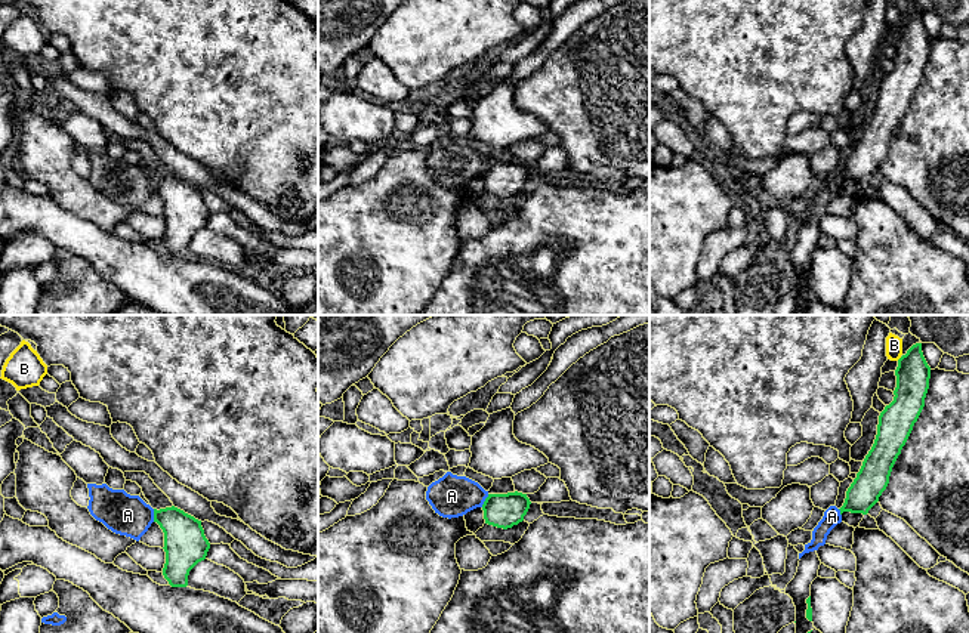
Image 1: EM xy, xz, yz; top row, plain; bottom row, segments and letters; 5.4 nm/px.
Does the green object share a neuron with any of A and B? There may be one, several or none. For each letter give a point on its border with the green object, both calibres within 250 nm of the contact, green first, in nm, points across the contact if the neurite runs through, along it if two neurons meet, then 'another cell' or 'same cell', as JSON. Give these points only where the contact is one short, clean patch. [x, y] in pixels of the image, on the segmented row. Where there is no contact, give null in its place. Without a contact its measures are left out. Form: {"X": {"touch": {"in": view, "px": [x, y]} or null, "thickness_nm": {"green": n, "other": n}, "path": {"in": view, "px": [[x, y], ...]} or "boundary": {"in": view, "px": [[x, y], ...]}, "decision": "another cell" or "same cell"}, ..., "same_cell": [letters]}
{"A": {"touch": {"in": "xy", "px": [154, 515]}, "thickness_nm": {"green": 240, "other": 220}, "boundary": {"in": "xy", "px": [[153, 509], [154, 521]]}, "decision": "another cell"}, "B": {"touch": {"in": "yz", "px": [900, 358]}, "thickness_nm": {"green": 190, "other": 100}, "boundary": {"in": "yz", "px": [[901, 357], [897, 360]]}, "decision": "another cell"}, "same_cell": []}

